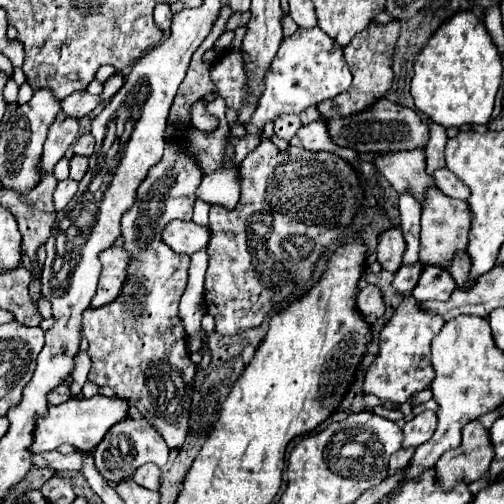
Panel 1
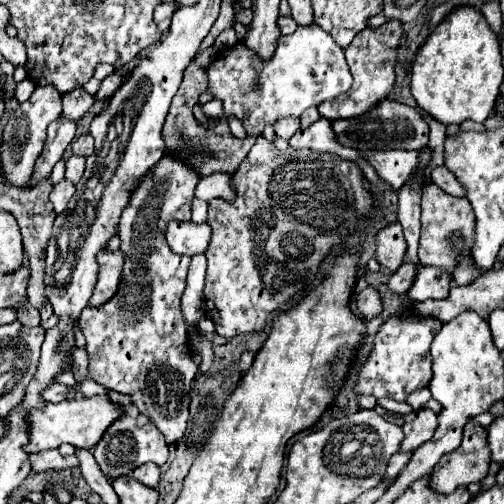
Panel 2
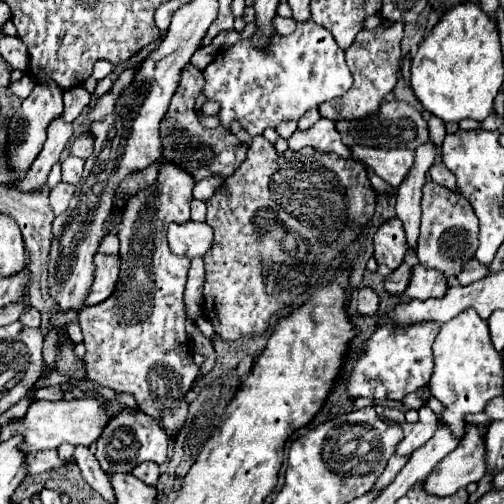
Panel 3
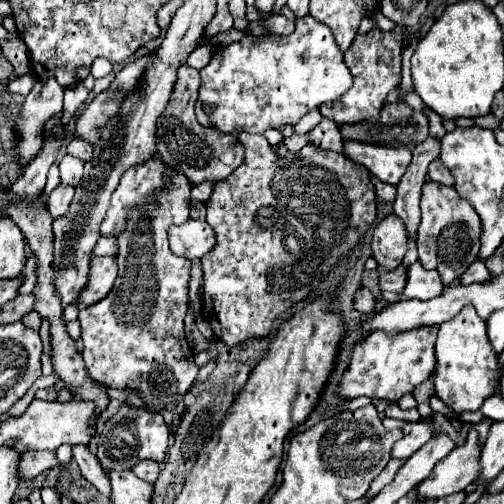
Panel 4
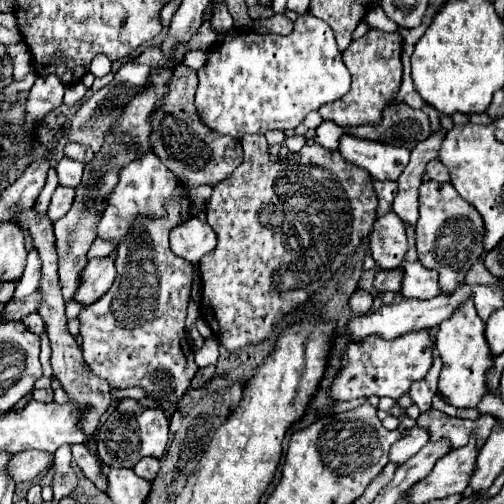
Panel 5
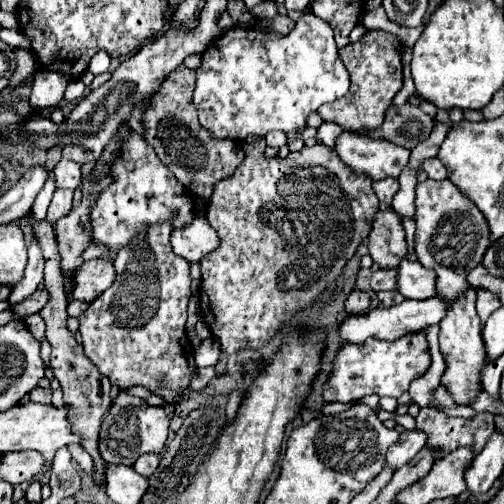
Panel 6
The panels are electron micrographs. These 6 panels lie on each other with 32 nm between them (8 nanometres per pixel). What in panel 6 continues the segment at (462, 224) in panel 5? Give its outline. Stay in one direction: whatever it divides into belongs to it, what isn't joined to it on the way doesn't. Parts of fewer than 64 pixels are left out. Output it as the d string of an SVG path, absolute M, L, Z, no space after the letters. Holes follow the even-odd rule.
M424 180L416 188L416 256L424 268L438 274L436 290L444 296L452 308L440 322L440 352L446 362L446 370L440 378L440 386L454 398L458 406L470 406L482 392L480 374L488 364L486 346L482 340L482 322L474 308L474 288L466 282L472 266L480 264L488 250L488 226L480 210L456 192L450 180Z

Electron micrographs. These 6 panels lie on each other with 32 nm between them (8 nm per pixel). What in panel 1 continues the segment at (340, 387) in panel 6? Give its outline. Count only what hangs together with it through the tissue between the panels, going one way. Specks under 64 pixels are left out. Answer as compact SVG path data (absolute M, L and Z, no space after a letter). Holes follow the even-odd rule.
M406 296L380 334L380 352L376 362L366 372L364 394L374 394L382 400L404 404L412 394L428 388L434 380L430 342L442 330L442 326L444 318L440 318L432 310L426 310L424 304L416 298Z

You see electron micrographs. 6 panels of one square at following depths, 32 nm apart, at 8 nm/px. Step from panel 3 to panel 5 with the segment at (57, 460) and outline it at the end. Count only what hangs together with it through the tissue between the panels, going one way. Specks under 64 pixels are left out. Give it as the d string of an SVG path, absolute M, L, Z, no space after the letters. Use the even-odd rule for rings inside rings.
M26 450L12 456L8 464L8 472L18 482L34 480L42 470L50 468L54 464L54 456L40 450Z

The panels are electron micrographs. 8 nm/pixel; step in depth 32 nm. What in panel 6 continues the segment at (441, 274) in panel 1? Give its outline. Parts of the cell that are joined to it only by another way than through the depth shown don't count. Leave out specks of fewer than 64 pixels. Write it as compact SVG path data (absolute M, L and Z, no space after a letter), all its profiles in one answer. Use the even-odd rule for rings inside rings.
M402 260L398 266L398 292L404 298L426 300L436 296L436 272L424 268L420 262Z

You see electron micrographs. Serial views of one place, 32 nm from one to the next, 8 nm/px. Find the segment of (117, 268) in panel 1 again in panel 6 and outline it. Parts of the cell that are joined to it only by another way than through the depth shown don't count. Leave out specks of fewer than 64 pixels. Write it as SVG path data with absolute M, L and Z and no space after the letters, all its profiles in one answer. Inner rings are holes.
M96 258L88 260L80 272L76 272L76 288L72 290L72 298L82 302L96 300L106 288L112 286L116 270L110 260Z

